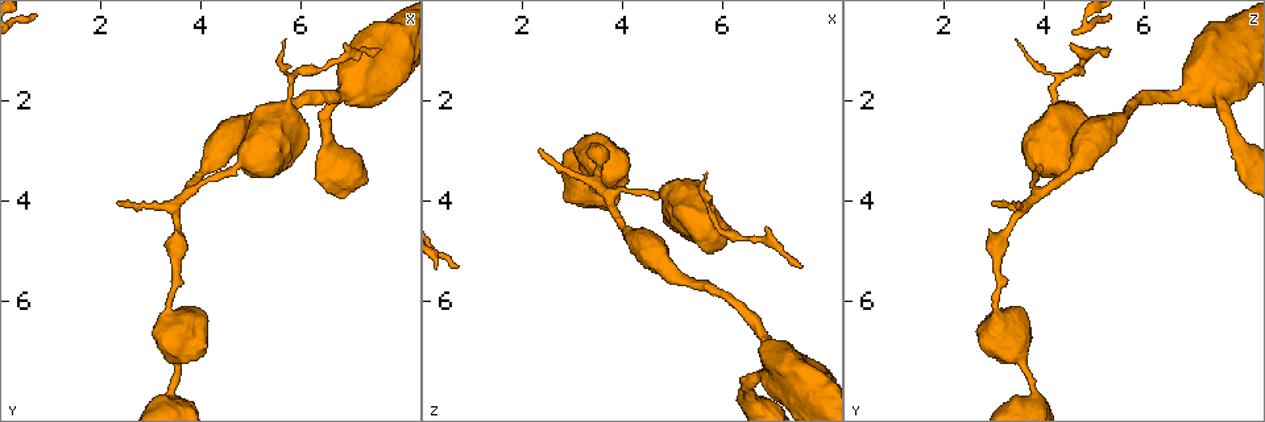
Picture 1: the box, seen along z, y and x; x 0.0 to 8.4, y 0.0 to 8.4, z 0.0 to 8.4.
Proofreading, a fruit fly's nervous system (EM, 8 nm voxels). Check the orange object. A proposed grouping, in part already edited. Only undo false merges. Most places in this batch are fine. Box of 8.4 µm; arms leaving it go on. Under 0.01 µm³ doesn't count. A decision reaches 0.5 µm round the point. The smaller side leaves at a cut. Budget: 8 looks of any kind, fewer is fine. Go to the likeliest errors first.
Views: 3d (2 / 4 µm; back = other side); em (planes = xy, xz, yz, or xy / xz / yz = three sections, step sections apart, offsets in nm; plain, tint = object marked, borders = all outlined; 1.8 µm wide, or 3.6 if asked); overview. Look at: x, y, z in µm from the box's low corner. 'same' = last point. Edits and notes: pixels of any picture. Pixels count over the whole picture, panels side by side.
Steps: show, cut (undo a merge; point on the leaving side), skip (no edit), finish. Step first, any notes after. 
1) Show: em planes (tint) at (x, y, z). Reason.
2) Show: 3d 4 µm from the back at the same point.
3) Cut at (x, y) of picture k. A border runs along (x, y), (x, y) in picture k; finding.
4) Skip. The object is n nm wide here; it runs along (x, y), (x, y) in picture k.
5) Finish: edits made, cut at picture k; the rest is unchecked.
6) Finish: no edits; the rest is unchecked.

Show: em 3.6 µm planes (plain) at (7.15, 1.65, 7.05). Sudden change in width.

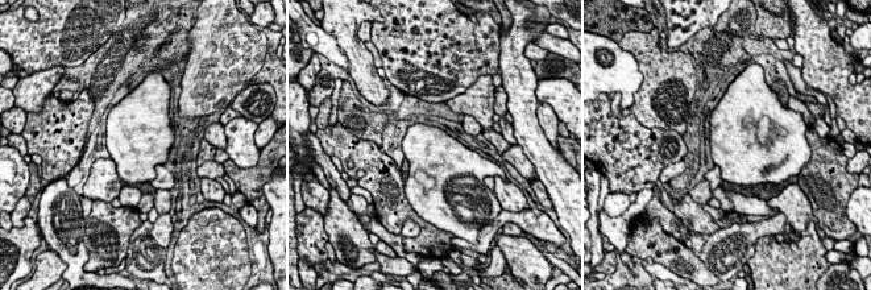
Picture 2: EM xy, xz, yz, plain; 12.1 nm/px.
Show: em 3.6 µm planes (tint) at the same point. Where the object lies.

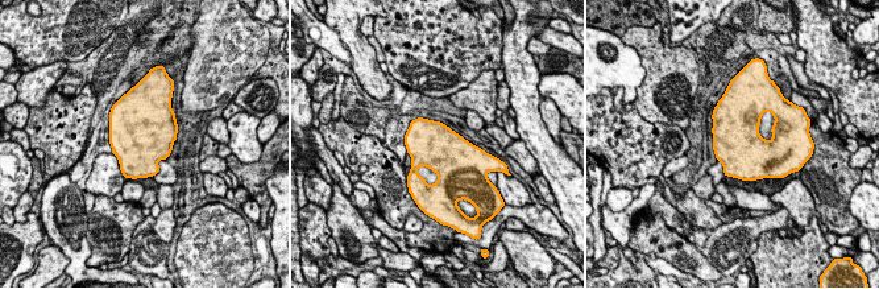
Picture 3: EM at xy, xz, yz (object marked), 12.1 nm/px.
Skip. Continuous, no second neuron.

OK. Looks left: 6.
Show: 3d 4 µm at (6.55, 1.35, 4.75). Thin neck.

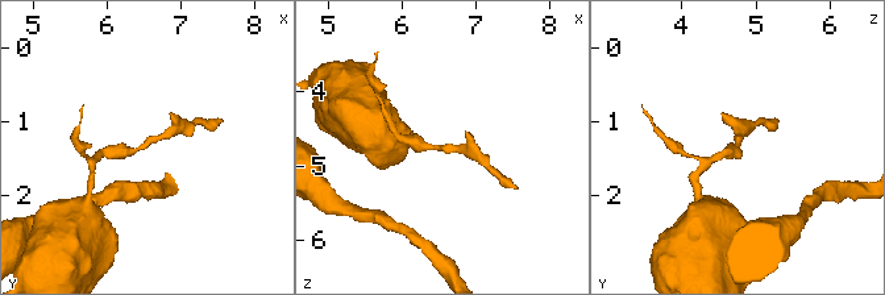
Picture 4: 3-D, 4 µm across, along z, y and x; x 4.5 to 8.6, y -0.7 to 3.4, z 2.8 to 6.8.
Show: em planes (plain) at (6.50, 1.30, 4.70). Now the EM.

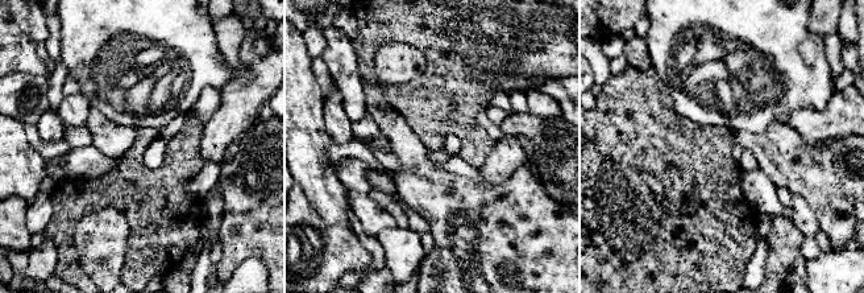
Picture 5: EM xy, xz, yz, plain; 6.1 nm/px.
Show: em planes (tint) at the same point. Where the object lies.

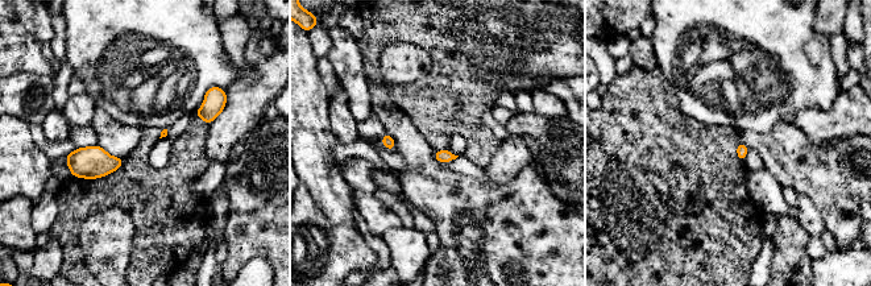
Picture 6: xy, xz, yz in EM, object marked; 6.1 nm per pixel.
Skip. One neuron here.

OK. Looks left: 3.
Show: 3d 4 µm at (4.90, 3.20, 3.90). Thick turns thin.

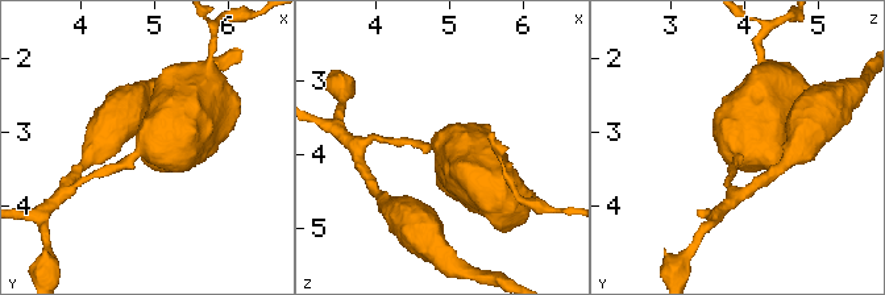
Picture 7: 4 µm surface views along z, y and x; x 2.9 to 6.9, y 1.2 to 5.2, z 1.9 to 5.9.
Show: em 3.6 µm xz step 16 (tint) at (4.85, 3.15, 3.90).

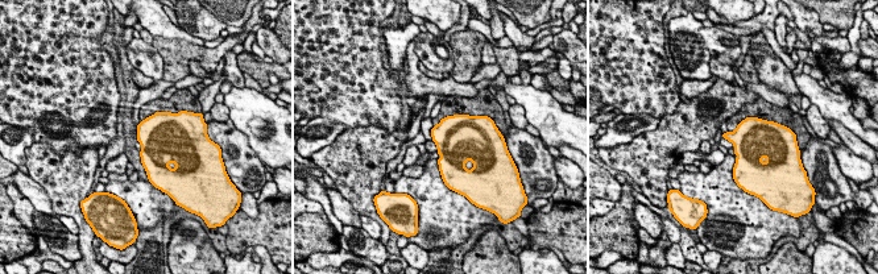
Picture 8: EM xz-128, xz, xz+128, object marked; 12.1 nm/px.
Show: em 3.6 µm planes (borders) at the same point.

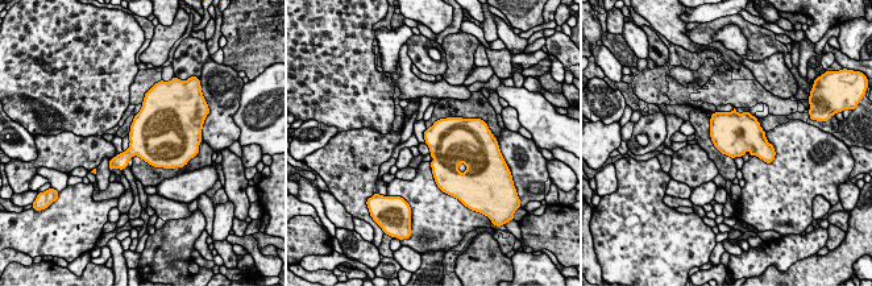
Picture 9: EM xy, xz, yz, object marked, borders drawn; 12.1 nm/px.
Skip. The object is 480 nm wide here; all the same neuron.

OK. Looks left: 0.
Finish: no edits; the rest is unchecked.

